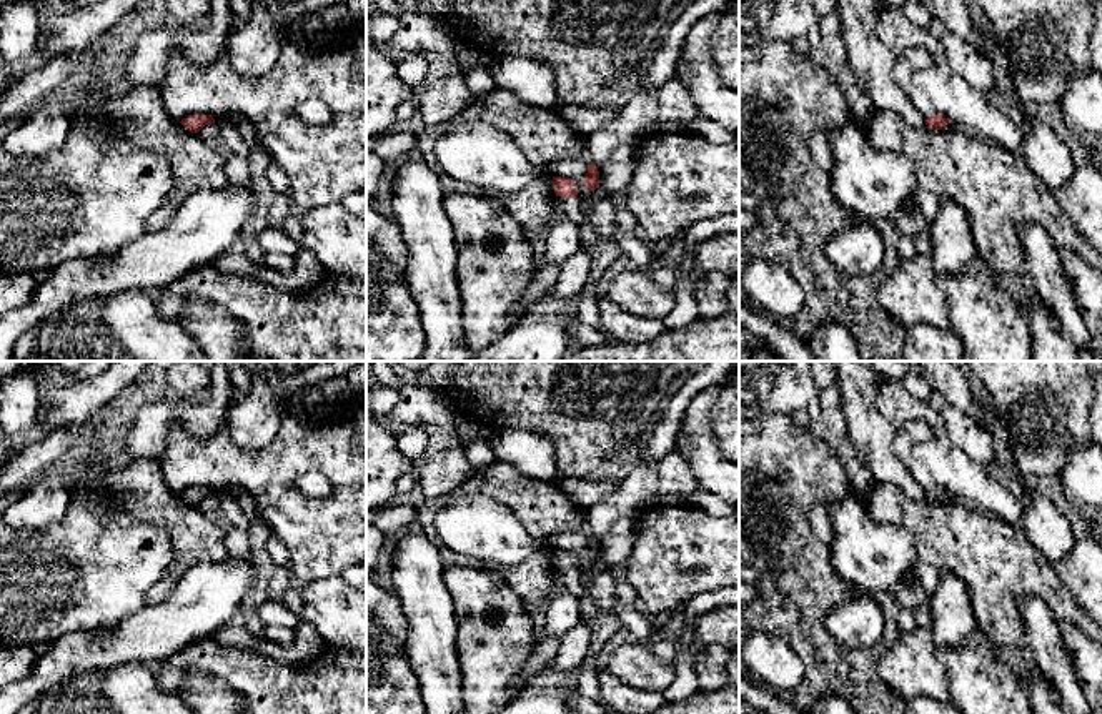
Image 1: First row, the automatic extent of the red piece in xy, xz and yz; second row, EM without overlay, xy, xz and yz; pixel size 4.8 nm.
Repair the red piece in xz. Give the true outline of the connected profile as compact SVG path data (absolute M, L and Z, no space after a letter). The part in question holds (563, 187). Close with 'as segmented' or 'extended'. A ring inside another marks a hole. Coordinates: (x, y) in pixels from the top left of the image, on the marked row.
M553 176L551 180L558 208L569 216L578 226L583 221L583 206L578 200L578 186L573 180L564 176Z; extended

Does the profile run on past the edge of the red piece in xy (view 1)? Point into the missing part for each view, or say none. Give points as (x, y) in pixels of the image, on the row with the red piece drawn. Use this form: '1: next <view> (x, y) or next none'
1: next none

